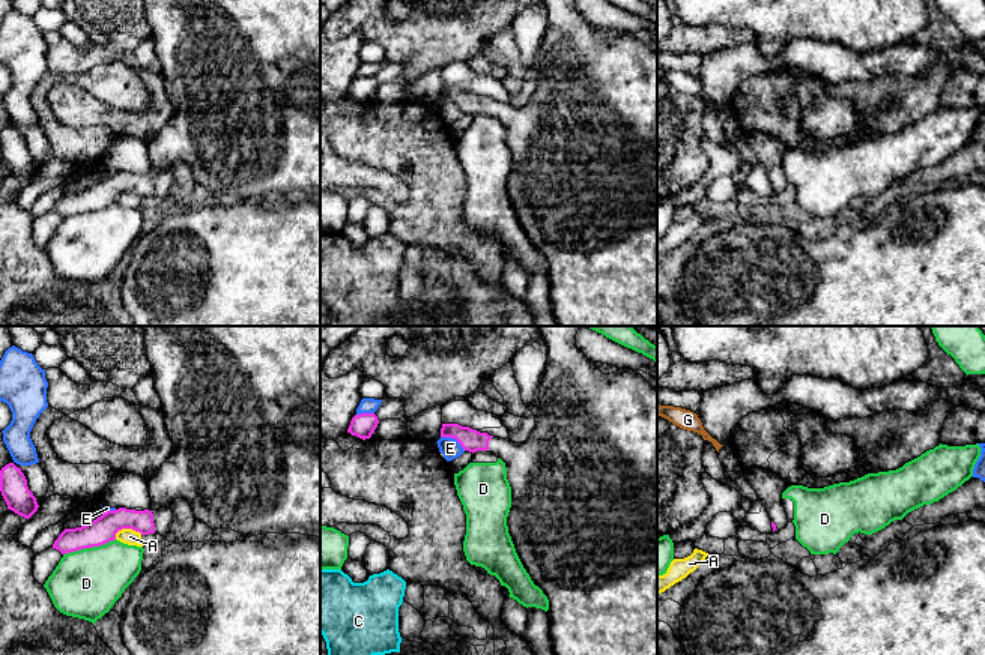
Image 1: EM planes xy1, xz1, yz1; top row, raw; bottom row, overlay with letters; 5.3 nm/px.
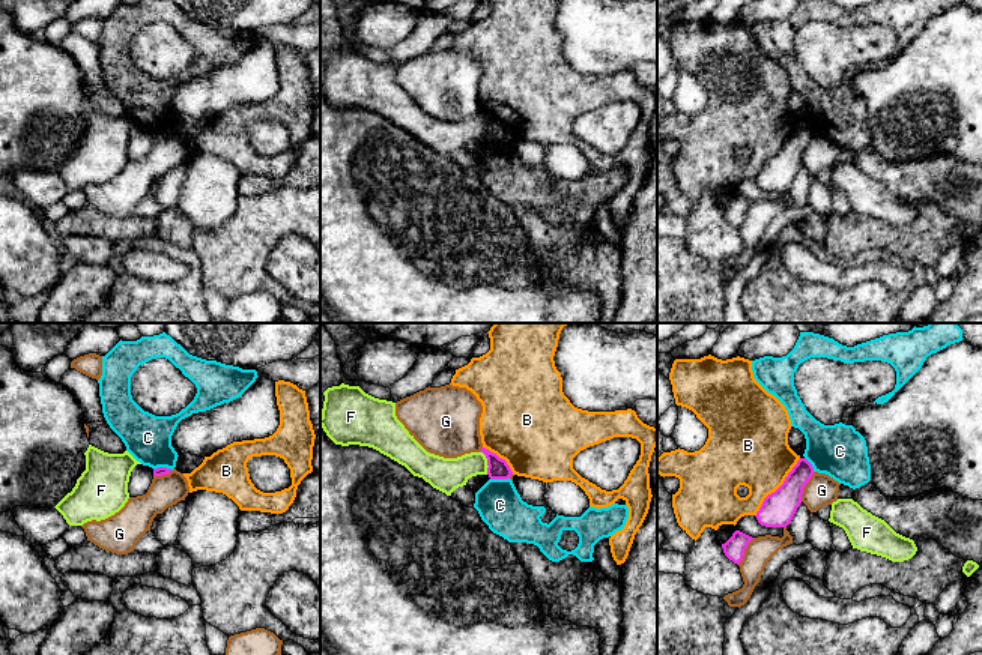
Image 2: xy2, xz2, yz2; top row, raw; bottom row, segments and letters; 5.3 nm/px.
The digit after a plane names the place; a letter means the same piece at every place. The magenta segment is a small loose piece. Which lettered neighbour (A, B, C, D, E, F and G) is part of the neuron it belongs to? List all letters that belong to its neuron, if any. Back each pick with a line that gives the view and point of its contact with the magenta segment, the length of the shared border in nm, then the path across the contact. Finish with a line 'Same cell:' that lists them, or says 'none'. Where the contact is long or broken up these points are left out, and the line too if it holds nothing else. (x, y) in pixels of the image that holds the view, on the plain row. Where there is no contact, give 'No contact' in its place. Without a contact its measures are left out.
Same cell: none

